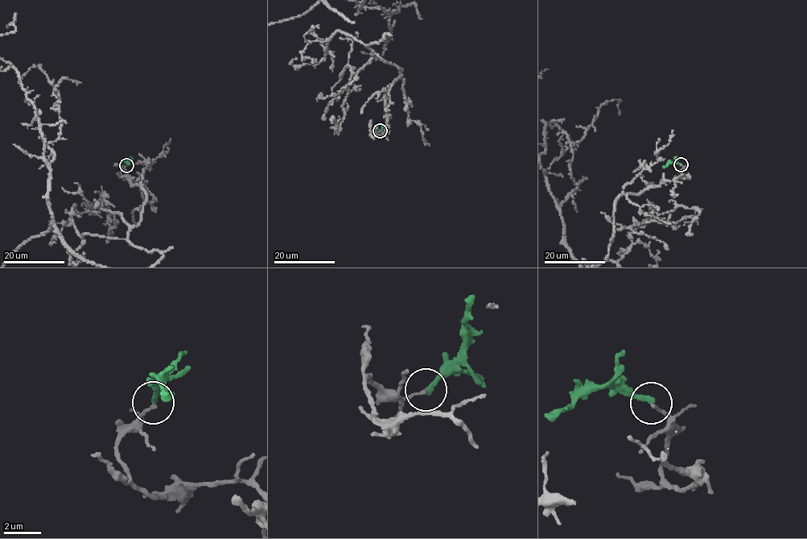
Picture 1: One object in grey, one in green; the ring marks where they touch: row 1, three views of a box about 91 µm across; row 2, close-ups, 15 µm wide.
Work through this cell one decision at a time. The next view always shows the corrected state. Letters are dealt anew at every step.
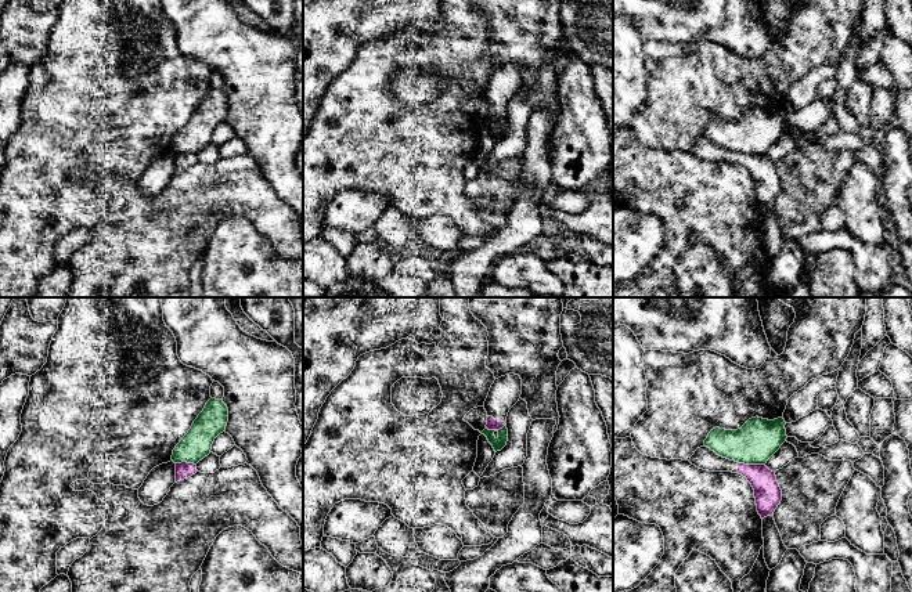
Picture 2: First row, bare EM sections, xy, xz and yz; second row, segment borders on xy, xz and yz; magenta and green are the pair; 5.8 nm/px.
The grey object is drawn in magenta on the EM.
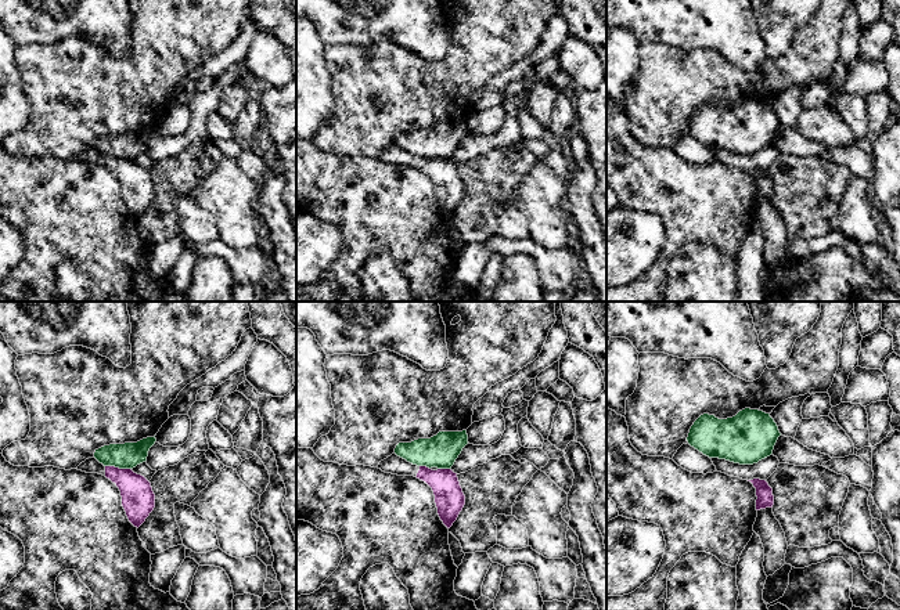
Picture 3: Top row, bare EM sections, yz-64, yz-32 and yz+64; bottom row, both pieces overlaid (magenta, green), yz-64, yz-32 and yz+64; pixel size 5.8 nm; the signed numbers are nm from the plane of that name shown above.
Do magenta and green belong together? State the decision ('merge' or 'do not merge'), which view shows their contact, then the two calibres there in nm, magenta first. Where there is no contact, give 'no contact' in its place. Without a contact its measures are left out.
do not merge; meets magenta in yz; 160 nm thick on the magenta side, 240 nm on the other

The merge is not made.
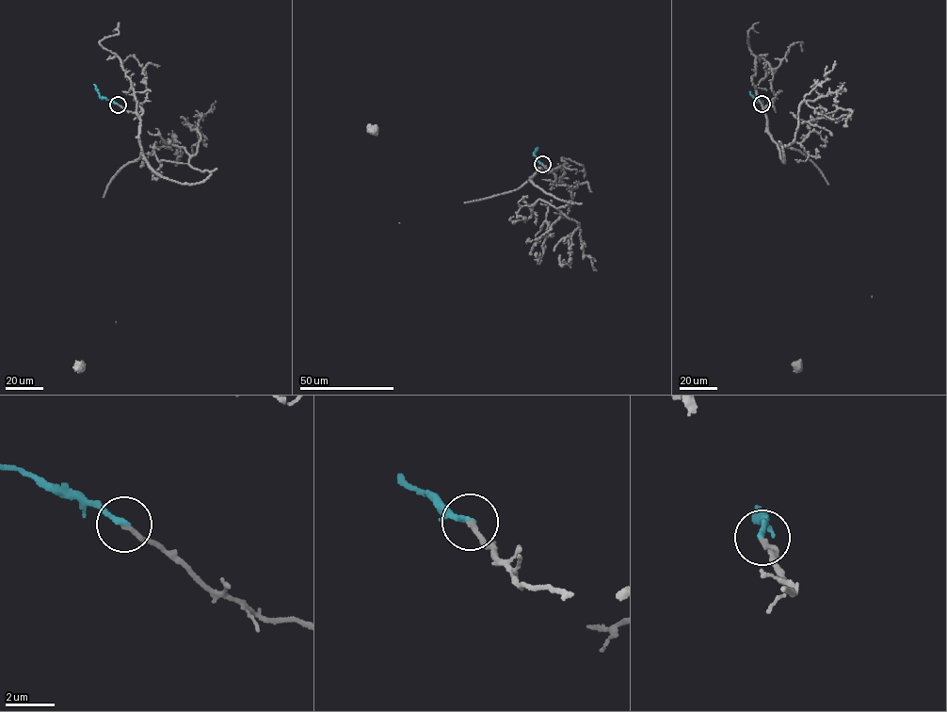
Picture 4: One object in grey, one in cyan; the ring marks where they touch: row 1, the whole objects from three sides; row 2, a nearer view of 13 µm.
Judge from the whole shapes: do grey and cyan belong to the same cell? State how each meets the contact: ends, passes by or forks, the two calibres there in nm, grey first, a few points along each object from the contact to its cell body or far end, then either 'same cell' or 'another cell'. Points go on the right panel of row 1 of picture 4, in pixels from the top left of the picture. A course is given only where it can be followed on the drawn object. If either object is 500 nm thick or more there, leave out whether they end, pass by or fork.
grey ends there; cyan ends there; 200 nm thick on the grey side, 220 nm on the other; grey runs (762, 104), (767, 132), (773, 140), (805, 154), (828, 185), (800, 359), (795, 365), (797, 366); cyan runs (762, 104), (756, 101), (750, 91); same cell

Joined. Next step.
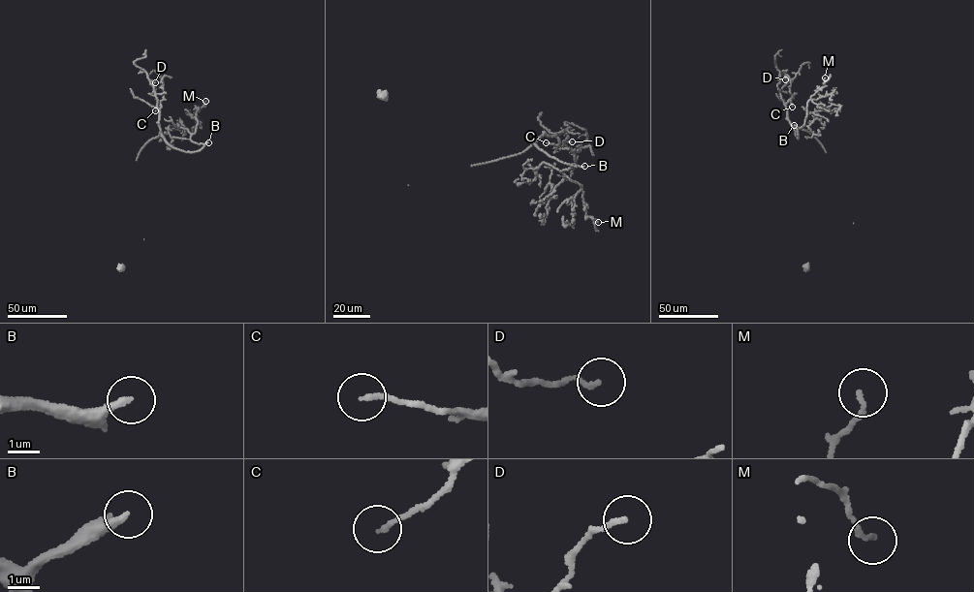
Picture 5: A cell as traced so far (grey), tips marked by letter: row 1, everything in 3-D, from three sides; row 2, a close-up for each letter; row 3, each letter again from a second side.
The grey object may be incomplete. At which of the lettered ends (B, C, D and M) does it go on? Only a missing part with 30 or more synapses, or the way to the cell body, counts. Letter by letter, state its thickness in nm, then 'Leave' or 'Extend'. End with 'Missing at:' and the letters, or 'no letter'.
B: Thickness 240 nm. Extend
C: Thickness 150 nm. Leave
D: Thickness 160 nm. Leave
M: Thickness 160 nm. Leave
Missing at: B

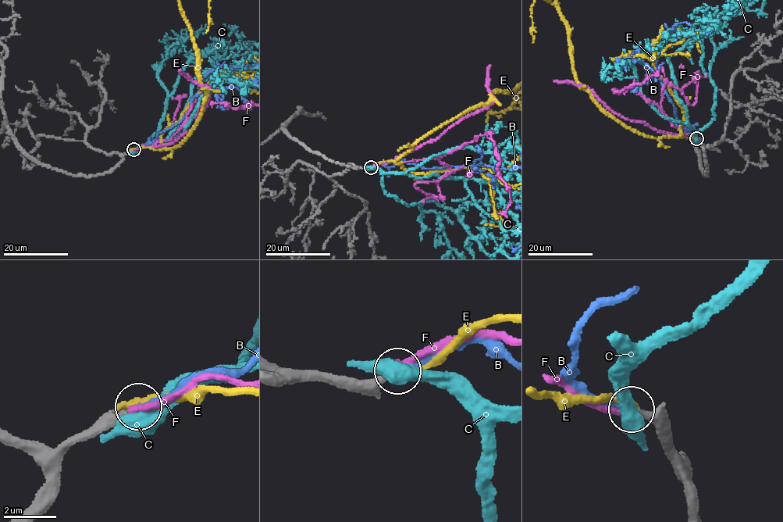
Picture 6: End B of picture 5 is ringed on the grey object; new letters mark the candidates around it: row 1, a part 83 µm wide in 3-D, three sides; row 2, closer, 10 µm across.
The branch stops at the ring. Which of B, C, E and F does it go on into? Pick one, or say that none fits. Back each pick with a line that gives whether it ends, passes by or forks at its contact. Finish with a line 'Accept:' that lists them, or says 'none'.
B: it ends there
Accept: B

